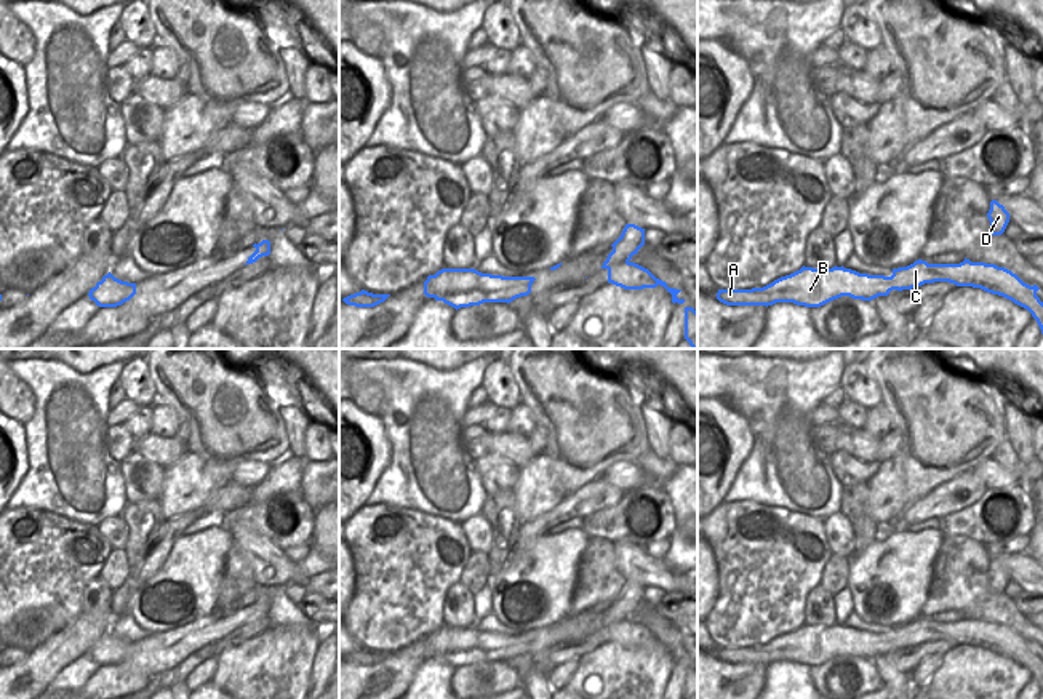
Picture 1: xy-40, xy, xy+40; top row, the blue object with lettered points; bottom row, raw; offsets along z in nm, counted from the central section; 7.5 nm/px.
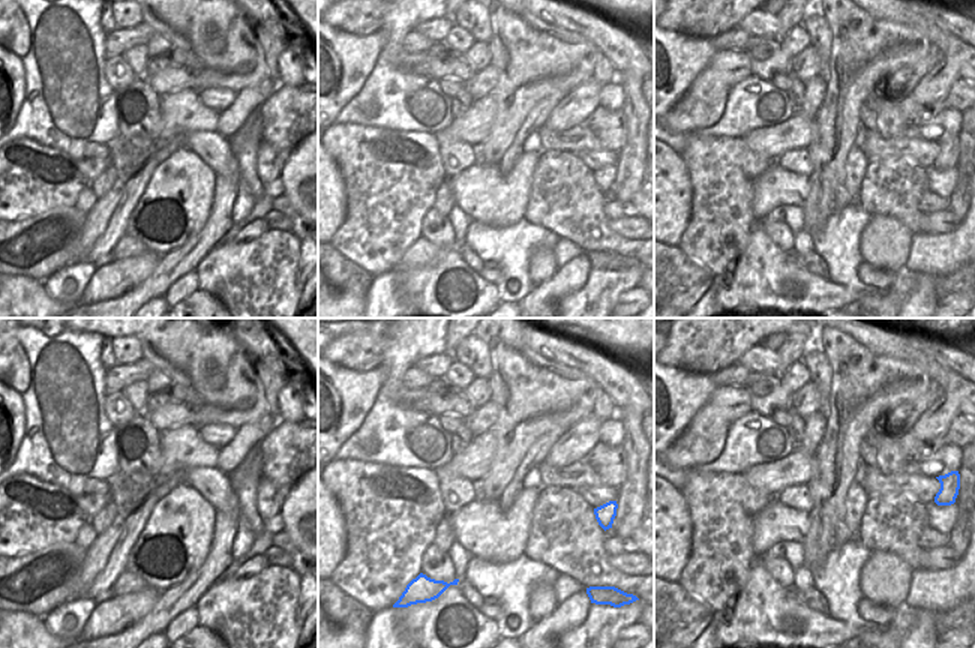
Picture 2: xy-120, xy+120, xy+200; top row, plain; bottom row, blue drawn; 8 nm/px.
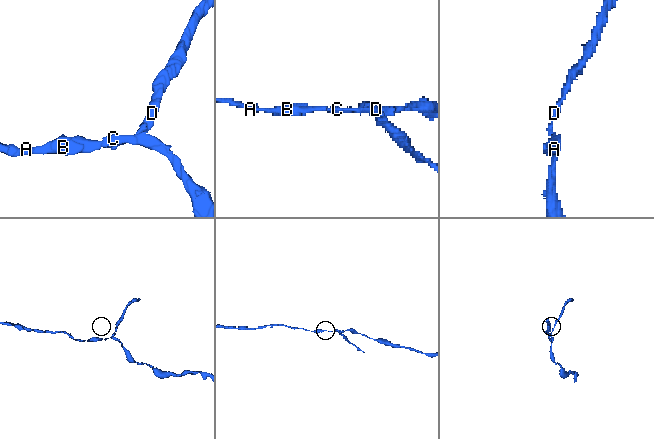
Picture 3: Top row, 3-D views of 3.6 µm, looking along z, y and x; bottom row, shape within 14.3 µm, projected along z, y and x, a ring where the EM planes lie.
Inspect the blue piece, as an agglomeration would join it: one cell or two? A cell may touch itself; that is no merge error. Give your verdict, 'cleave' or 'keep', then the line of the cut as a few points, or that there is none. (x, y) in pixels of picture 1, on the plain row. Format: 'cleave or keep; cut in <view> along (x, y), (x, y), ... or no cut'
cleave; cut in xy along (627, 619), (607, 626)

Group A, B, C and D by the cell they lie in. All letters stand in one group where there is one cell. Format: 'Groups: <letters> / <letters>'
Groups: A B C / D

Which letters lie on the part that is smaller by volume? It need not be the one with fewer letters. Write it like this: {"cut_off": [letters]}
{"cut_off": ["D"]}

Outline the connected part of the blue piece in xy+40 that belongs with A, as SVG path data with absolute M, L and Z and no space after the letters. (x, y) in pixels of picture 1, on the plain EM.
M918 617L907 625L893 627L891 635L859 632L843 624L832 627L803 624L763 646L718 648L717 657L726 664L768 665L776 661L793 661L805 665L821 665L841 654L872 659L878 654L888 654L893 648L912 648L934 640L981 646L1003 654L1027 667L1043 693L1043 661L1037 654L1040 646L1024 641L1005 625L985 621L928 622Z

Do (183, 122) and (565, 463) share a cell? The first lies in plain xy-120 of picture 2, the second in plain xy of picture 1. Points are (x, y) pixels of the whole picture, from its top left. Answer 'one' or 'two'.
two

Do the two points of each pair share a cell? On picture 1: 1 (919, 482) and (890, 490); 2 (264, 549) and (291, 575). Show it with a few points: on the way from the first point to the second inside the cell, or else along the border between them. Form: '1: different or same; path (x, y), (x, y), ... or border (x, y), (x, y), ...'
1: different; border (896, 455), (903, 471), (903, 501), (907, 506)
2: same; path (271, 555), (285, 570)

